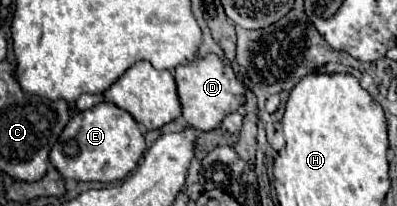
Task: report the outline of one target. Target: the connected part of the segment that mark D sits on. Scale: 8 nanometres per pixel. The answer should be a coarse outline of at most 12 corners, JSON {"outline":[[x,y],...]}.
{"outline":[[214,54],[174,70],[182,118],[210,132],[244,102]]}

